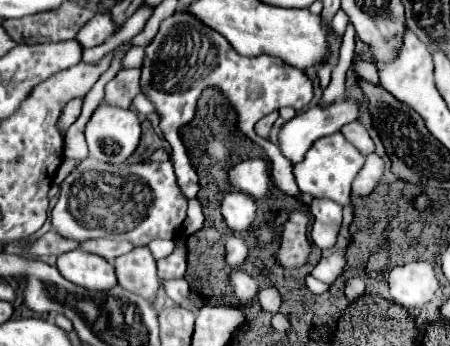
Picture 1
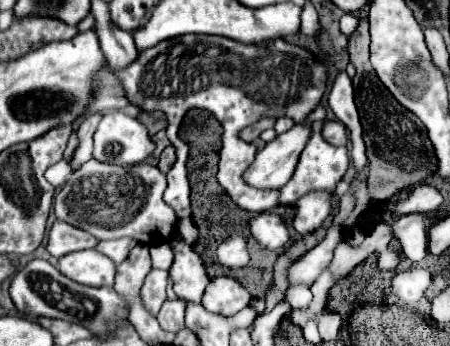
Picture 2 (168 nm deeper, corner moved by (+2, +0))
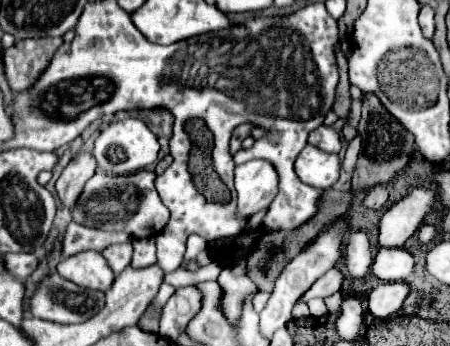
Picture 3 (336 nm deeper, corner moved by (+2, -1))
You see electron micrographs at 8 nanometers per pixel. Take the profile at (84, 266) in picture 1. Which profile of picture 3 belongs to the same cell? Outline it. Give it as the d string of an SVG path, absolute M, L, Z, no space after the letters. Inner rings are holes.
M82 251L62 259L58 263L58 273L80 287L100 291L106 291L114 281L112 269L98 251Z

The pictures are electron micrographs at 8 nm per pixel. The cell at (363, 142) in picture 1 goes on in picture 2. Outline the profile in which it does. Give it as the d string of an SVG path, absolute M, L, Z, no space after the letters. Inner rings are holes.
M324 120L322 136L326 136L332 146L346 146L348 144L348 132L346 132L344 124L338 120Z

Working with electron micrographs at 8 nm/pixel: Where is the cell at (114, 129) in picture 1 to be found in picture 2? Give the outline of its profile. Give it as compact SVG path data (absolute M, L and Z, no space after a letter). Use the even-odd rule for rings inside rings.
M112 110L102 116L94 134L94 158L106 164L140 164L152 156L156 144L148 128L136 118Z

